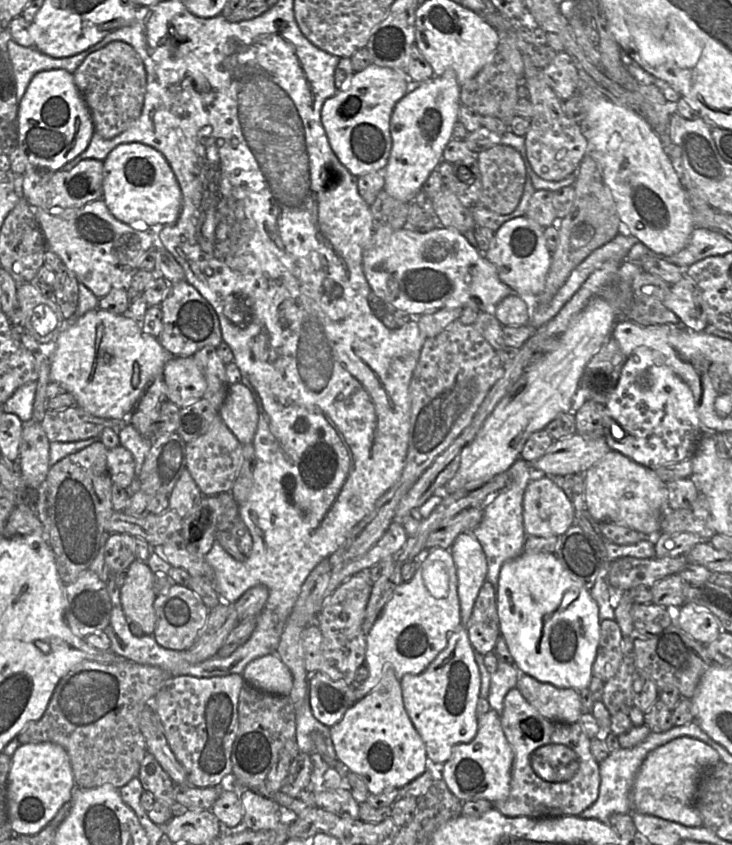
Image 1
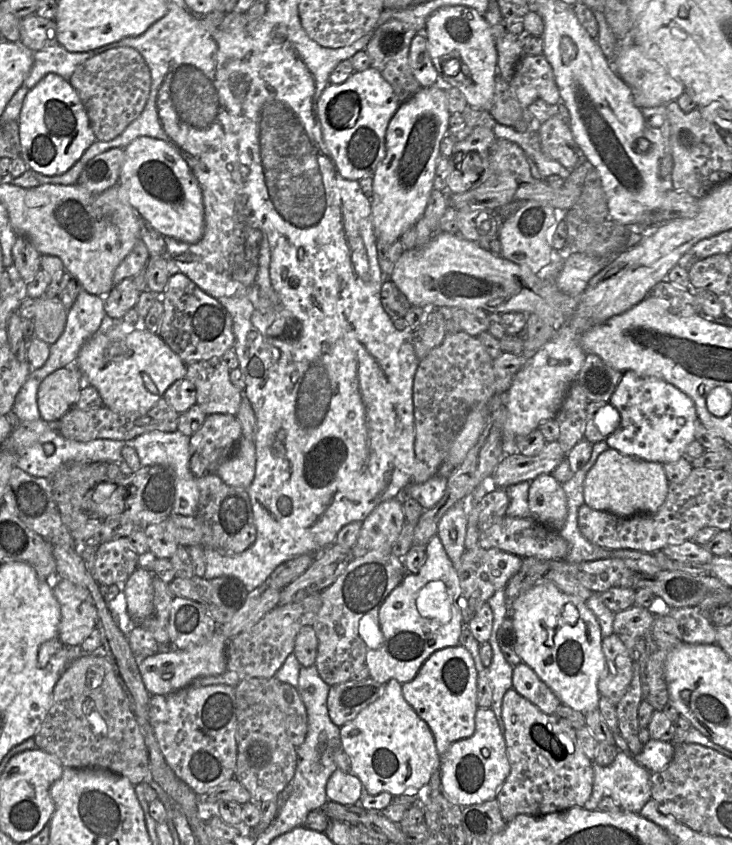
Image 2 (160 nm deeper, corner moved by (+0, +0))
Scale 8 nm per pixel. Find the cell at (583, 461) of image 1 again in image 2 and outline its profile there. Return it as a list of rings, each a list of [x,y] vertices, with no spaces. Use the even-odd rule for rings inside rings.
[[[559,441],[548,442],[536,455],[506,454],[495,468],[492,479],[497,488],[533,481],[542,474],[550,474],[567,457]]]

